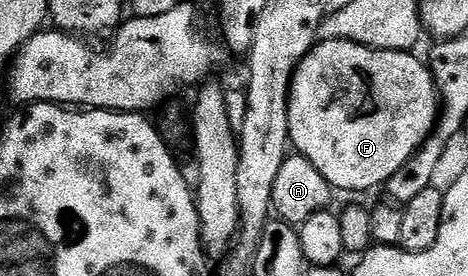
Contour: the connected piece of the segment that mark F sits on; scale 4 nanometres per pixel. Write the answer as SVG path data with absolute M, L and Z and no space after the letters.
M337 39L318 42L317 46L309 51L307 57L303 57L303 61L297 66L297 71L293 74L293 84L289 90L289 141L295 148L296 154L307 157L307 161L311 161L311 165L315 165L319 173L323 173L330 187L338 192L369 191L372 187L380 188L391 176L399 173L403 165L407 165L410 157L425 144L427 137L437 126L439 100L437 87L433 83L433 74L430 73L428 66L422 60L420 63L415 56L416 54L408 51L382 51L365 47L351 40Z

